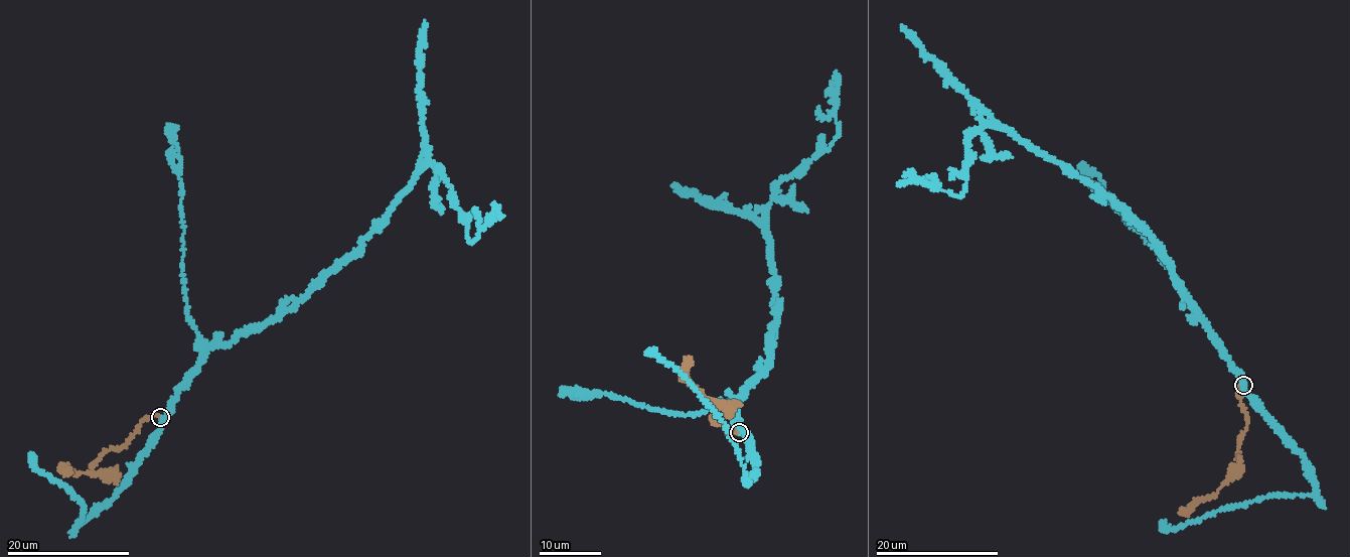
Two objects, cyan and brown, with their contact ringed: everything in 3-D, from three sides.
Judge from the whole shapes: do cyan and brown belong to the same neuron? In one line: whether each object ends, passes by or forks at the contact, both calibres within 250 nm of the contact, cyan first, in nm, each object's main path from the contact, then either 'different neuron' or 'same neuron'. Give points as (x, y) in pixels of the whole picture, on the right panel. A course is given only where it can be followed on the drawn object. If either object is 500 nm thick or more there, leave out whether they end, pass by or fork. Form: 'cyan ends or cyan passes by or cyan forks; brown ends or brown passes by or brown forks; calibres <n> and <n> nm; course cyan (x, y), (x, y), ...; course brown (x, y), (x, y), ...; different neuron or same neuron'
cyan passes by; brown ends; calibres 480 and 180 nm; course cyan (1243, 384), (1142, 228), (1096, 188), (1005, 130), (987, 125), (968, 138), (959, 195), (911, 178), (897, 182); course brown (1243, 385), (1237, 388), (1247, 426), (1238, 442), (1236, 475), (1213, 495), (1183, 514); different neuron

